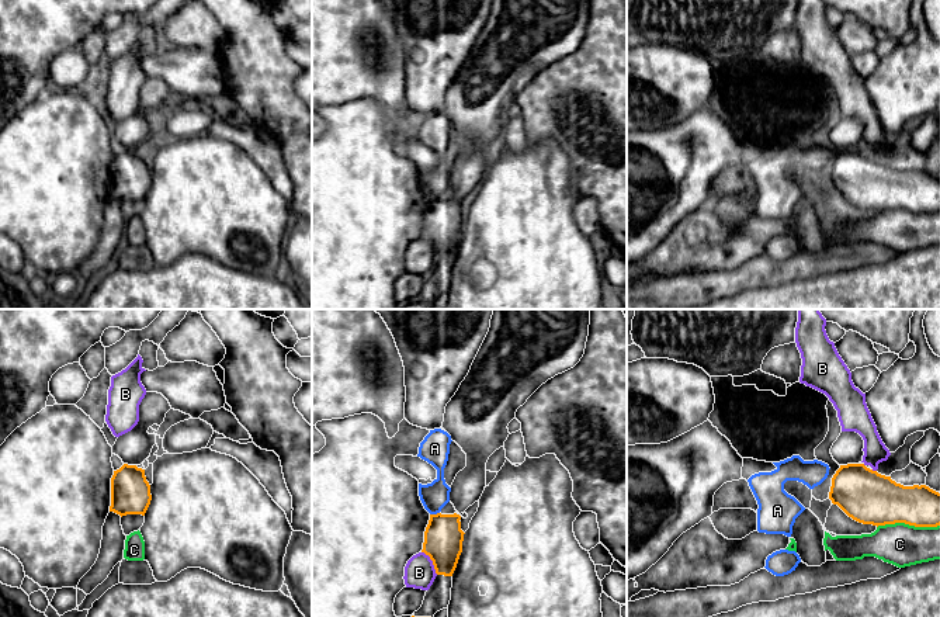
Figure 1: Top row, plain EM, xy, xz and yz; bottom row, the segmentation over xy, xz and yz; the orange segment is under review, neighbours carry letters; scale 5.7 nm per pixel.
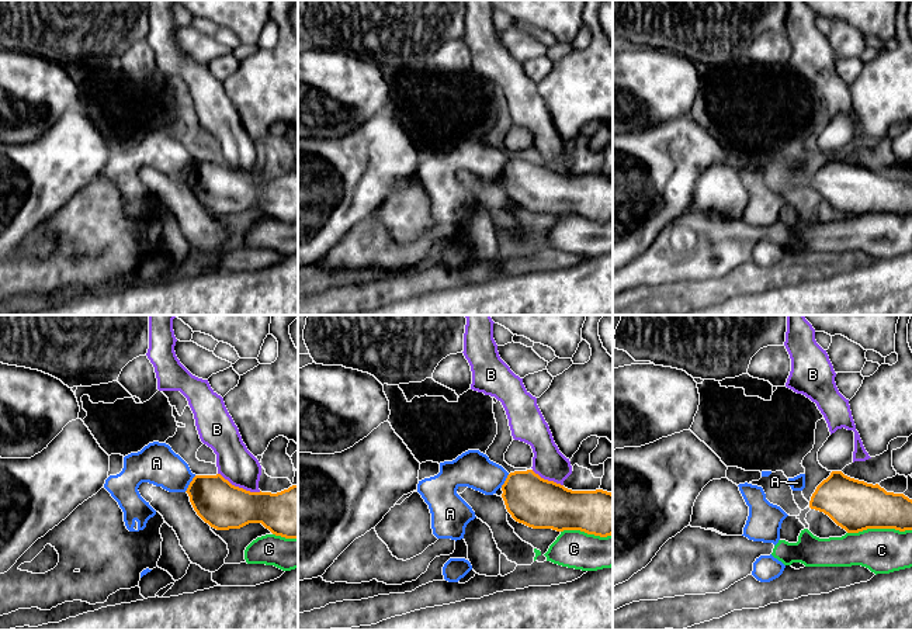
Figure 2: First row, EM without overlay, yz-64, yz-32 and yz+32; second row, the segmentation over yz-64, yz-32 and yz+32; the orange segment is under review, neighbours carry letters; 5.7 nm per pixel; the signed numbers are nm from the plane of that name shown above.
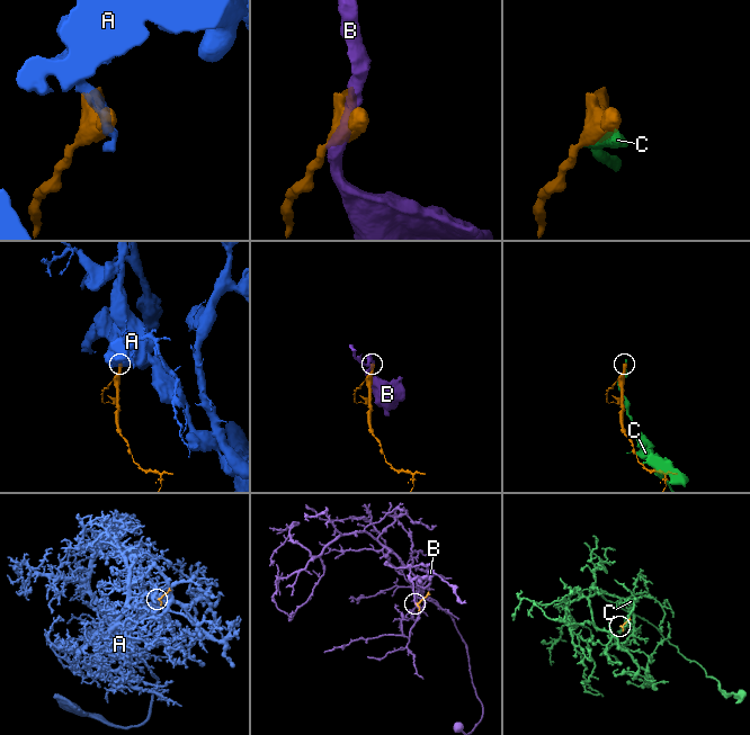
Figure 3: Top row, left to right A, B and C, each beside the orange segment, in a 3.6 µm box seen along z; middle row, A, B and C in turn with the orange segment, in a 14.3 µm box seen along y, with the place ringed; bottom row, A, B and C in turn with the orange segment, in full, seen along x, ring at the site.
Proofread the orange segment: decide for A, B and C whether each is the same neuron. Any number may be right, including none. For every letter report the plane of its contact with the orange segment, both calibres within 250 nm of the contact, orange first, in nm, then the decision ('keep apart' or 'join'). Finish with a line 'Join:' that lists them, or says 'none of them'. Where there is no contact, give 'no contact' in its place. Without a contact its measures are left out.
A: contact in xz; calibres 220 and 160 nm; keep apart
B: contact in xz; calibres 220 and 180 nm; keep apart
C: contact in yz; calibres 300 and 240 nm; keep apart
Join: none of them

